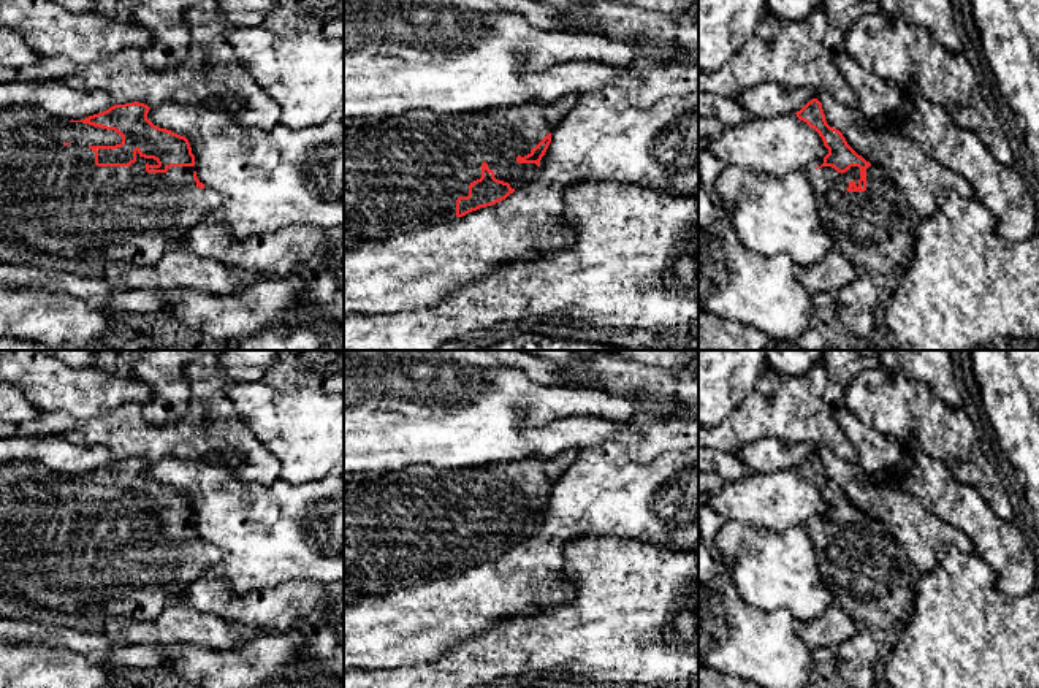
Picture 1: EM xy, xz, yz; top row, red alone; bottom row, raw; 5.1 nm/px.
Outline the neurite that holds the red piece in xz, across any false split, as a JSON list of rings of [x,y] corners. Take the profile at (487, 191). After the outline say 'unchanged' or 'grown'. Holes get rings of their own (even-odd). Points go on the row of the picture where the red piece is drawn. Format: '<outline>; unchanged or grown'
[[[567,94],[551,105],[344,117],[344,249],[363,239],[423,231],[505,200],[539,174],[553,130],[577,100],[578,94]]]; grown

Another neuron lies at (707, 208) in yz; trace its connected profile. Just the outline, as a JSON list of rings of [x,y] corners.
[[[698,179],[698,225],[706,228],[717,216],[717,204],[713,195],[702,185]]]

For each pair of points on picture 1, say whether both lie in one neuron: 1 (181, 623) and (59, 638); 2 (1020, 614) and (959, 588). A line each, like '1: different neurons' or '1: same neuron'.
1: same neuron
2: same neuron

